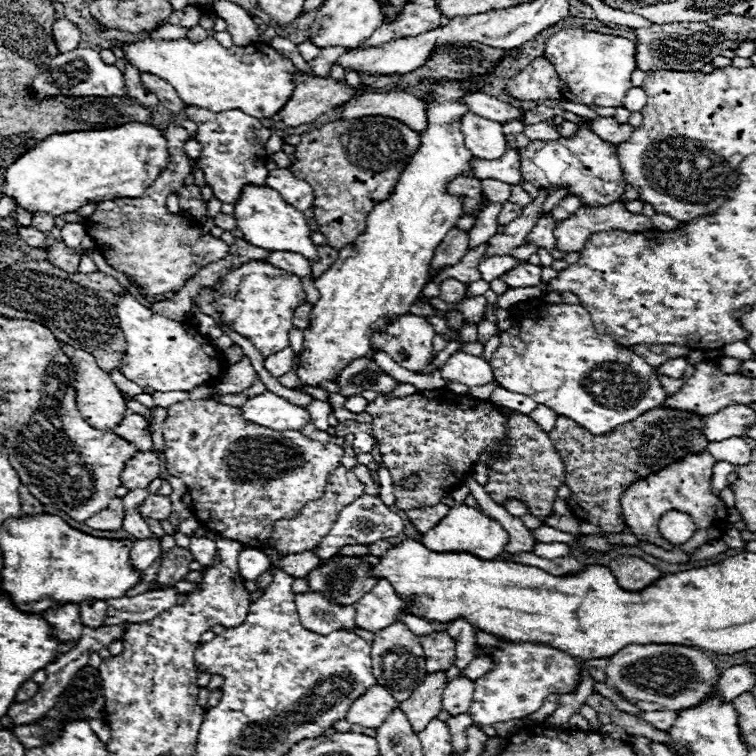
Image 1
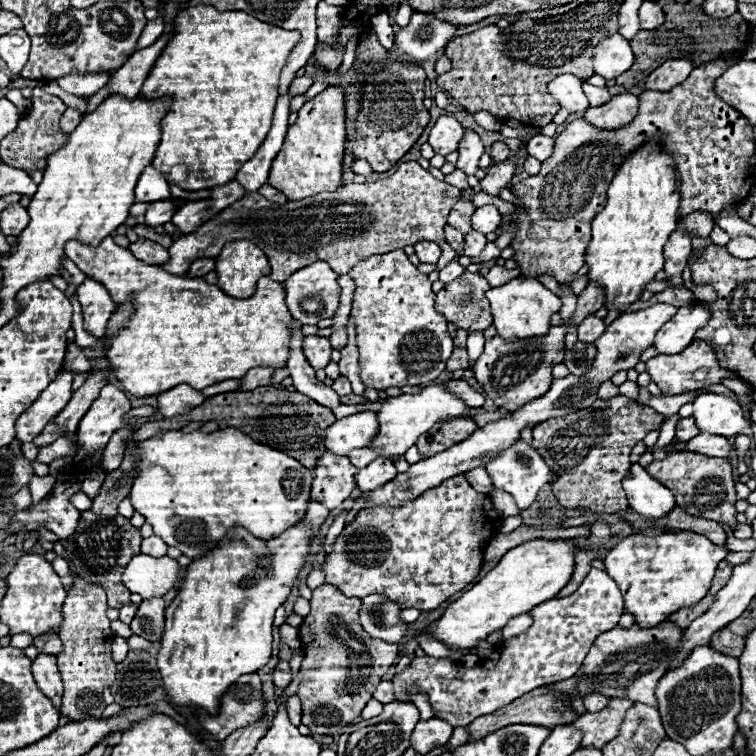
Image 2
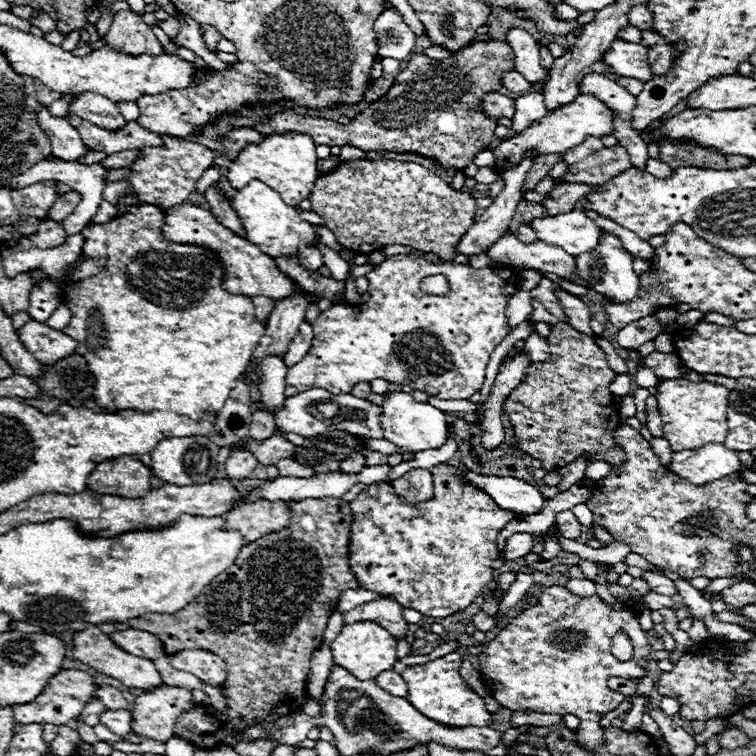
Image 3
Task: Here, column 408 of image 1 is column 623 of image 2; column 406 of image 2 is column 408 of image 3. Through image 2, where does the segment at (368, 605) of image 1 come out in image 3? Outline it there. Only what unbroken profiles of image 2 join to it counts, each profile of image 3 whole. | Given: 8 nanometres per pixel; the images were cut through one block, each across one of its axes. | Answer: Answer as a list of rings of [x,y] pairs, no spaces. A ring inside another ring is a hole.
[[[450,652],[444,658],[438,658],[428,664],[410,666],[402,670],[402,678],[408,684],[408,700],[410,704],[430,720],[446,726],[490,726],[492,714],[486,710],[484,698],[480,698],[460,676],[462,656],[458,652]]]

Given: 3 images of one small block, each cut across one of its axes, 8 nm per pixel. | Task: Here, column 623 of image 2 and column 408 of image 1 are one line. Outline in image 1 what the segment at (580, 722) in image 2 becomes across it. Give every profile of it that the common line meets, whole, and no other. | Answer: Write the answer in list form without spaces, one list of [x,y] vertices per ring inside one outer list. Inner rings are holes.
[[[434,672],[424,678],[420,688],[416,688],[416,692],[412,692],[408,700],[400,702],[400,708],[404,708],[404,714],[408,716],[412,730],[416,734],[422,732],[430,724],[430,720],[438,716],[444,688],[446,688],[446,672]]]

